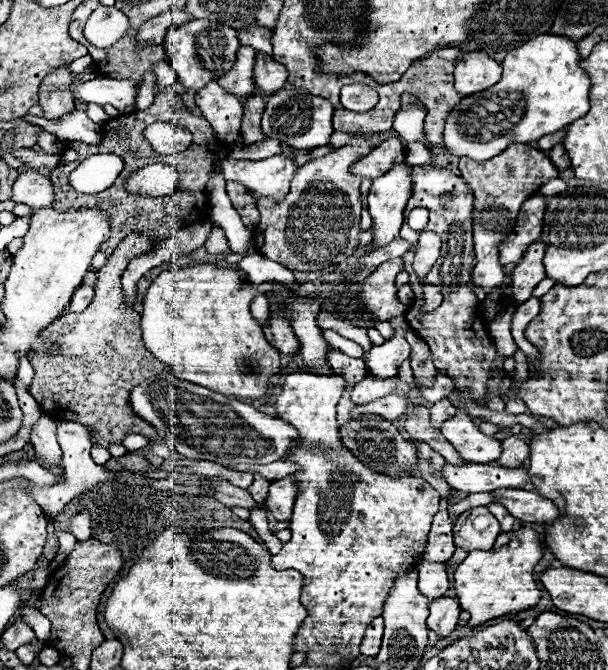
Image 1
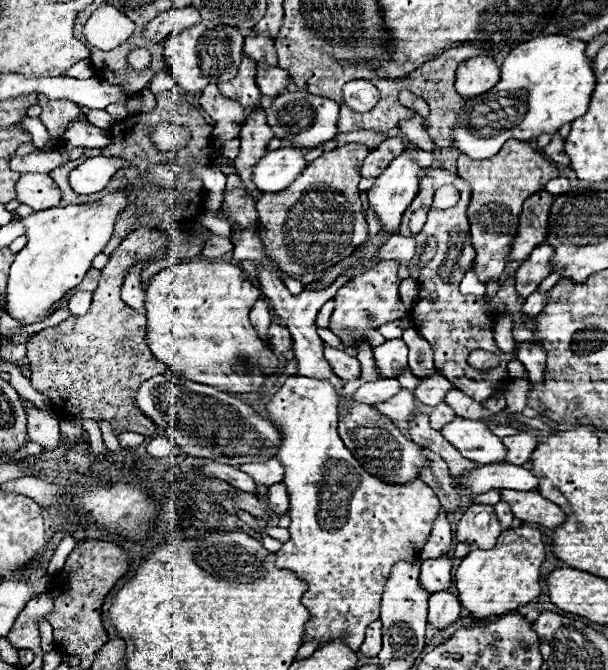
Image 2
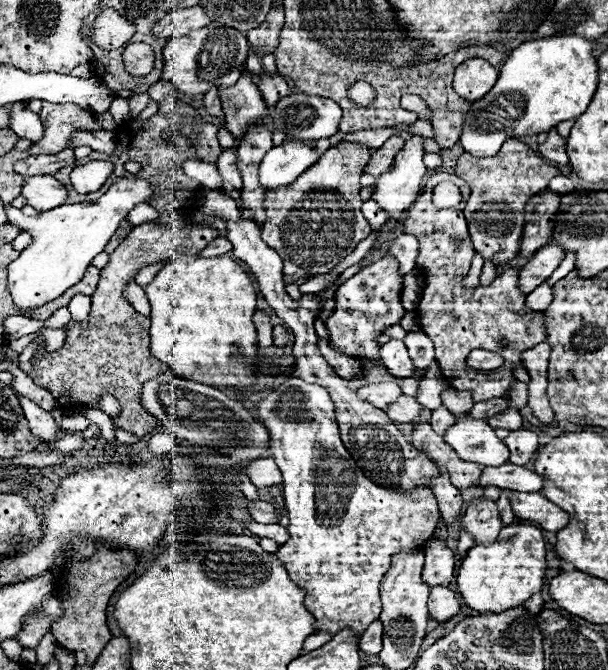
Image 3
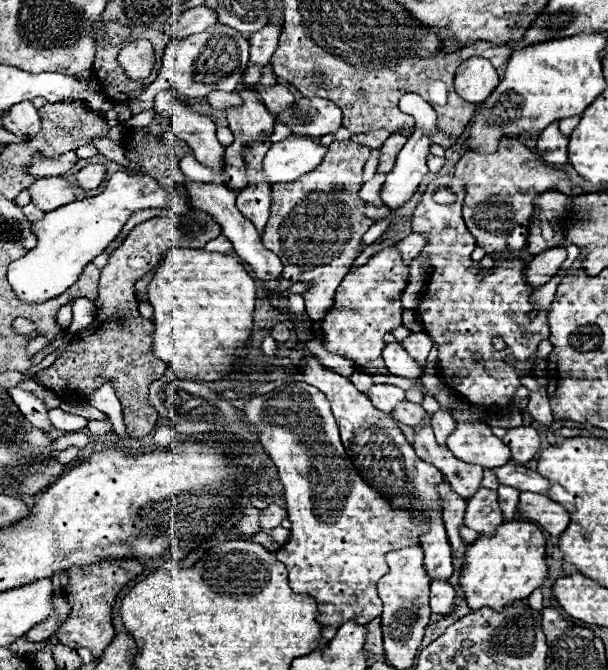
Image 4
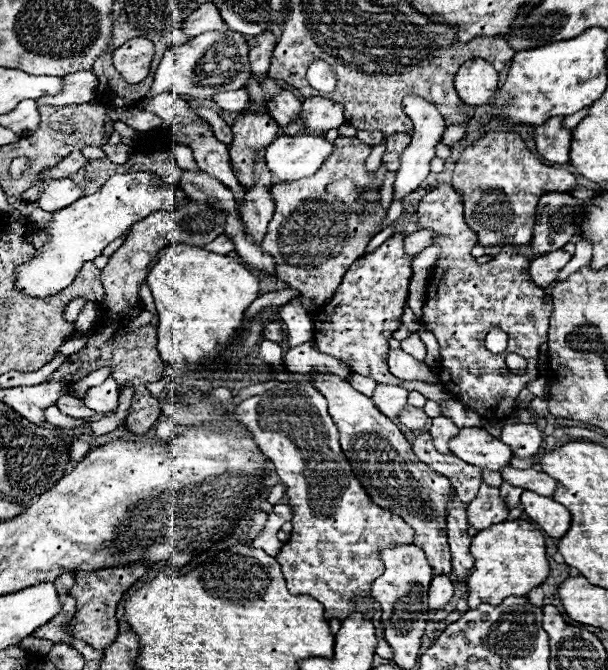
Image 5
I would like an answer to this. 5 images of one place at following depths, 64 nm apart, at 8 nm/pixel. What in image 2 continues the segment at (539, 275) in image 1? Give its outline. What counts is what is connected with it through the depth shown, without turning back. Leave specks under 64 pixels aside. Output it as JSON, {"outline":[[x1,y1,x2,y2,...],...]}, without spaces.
{"outline":[[540,244,534,248,530,258,524,260,522,266,516,270,516,290,522,298,528,298,552,272,552,256,554,248,550,248,548,244]]}

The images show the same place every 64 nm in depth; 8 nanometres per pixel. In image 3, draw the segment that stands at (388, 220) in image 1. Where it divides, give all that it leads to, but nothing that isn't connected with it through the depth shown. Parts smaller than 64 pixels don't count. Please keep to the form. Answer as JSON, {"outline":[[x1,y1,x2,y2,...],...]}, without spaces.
{"outline":[[412,136,406,140,404,148,396,154,394,164,388,172,378,178,374,200,382,210,388,212,392,220,398,220,402,210,408,210,416,200,420,190,420,180,426,174,426,166,422,162,424,156,424,138]]}

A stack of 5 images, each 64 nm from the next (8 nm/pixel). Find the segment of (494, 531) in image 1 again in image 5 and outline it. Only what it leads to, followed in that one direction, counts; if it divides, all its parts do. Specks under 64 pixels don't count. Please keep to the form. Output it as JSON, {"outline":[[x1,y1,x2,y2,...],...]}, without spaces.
{"outline":[[482,482,478,496,468,504,468,522,476,530,480,530,504,522,506,518,508,518,508,508,500,498,500,490]]}

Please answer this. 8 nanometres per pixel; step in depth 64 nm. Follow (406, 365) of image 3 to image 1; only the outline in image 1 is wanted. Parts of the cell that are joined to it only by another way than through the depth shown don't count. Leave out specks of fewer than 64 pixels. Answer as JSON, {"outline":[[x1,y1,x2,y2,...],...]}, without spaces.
{"outline":[[404,316,390,320,392,328,396,330,390,340,386,340,380,346,372,346,366,356,366,364,372,376,384,378,384,376,396,376,400,364,410,356,410,346,404,340,404,330,410,330]]}

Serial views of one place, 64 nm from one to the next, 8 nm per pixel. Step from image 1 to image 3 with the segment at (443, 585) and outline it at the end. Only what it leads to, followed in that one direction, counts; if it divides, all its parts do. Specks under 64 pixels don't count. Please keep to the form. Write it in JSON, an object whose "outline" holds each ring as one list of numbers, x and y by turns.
{"outline":[[436,534,430,536,424,544,424,552,426,552,426,564,424,564,424,580,428,586,436,586,436,584,450,584,452,576,454,576,454,554,452,550,446,546,446,542,442,542]]}

